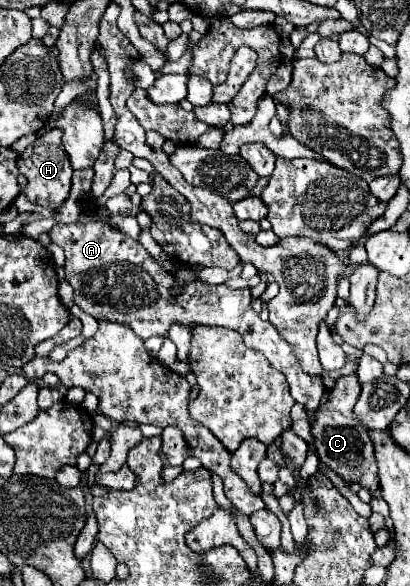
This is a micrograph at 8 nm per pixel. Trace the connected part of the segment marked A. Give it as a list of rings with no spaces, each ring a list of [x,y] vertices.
[[[61,222],[61,226],[53,226],[49,230],[49,238],[65,252],[67,260],[65,278],[75,290],[75,304],[83,308],[87,314],[91,314],[95,320],[125,324],[143,340],[151,336],[165,336],[173,322],[181,322],[185,326],[195,322],[205,326],[223,326],[237,330],[245,338],[245,344],[249,348],[259,350],[271,362],[271,366],[285,374],[291,386],[291,396],[311,412],[309,420],[313,422],[315,410],[323,396],[321,388],[323,380],[321,376],[313,376],[301,370],[295,350],[281,338],[277,328],[271,322],[263,322],[259,314],[251,310],[253,300],[251,288],[231,290],[225,284],[209,286],[199,280],[193,280],[187,286],[183,286],[179,298],[173,300],[169,288],[175,284],[175,276],[165,272],[149,256],[149,252],[141,246],[139,240],[133,240],[131,236],[119,232],[117,228],[105,222],[93,224]]]

